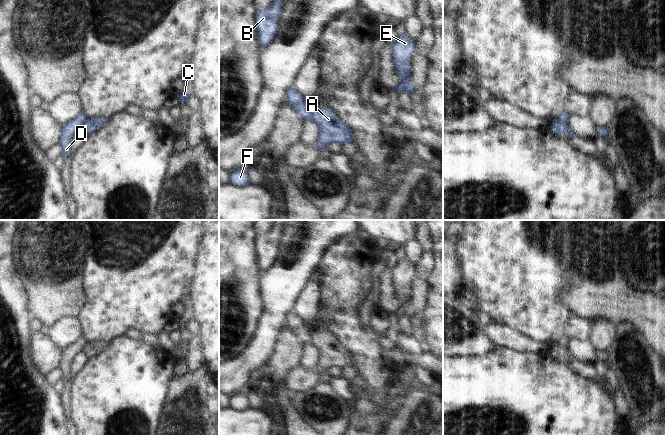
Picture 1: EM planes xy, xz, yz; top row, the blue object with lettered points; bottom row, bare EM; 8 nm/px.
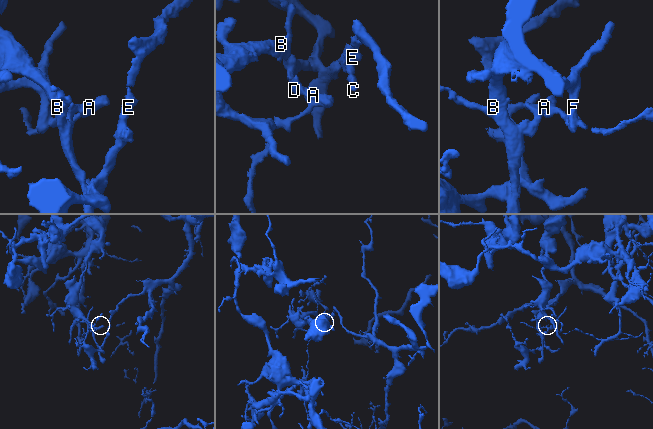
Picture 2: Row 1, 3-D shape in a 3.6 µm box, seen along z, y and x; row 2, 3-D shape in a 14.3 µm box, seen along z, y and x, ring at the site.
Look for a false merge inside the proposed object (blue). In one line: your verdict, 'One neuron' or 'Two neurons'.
Two neurons.

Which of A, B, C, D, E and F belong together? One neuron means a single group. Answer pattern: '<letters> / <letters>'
A / B C D E F

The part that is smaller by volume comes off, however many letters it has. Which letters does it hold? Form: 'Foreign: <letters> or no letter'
Foreign: A.

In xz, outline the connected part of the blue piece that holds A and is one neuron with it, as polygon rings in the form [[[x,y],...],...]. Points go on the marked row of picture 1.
[[[311,108],[311,121],[319,127],[316,147],[318,150],[332,143],[352,141],[351,128],[329,108]]]

